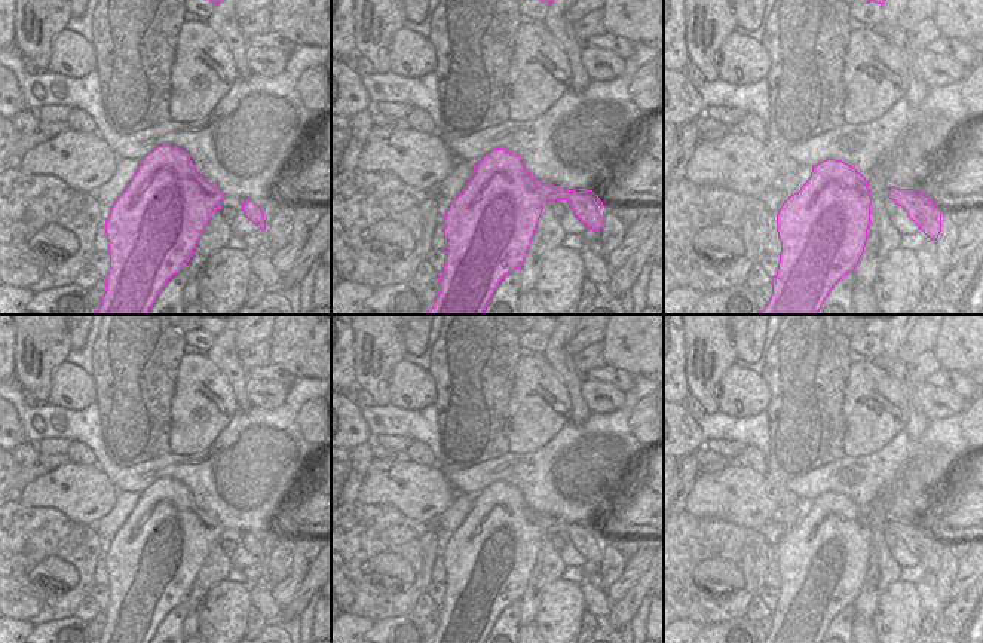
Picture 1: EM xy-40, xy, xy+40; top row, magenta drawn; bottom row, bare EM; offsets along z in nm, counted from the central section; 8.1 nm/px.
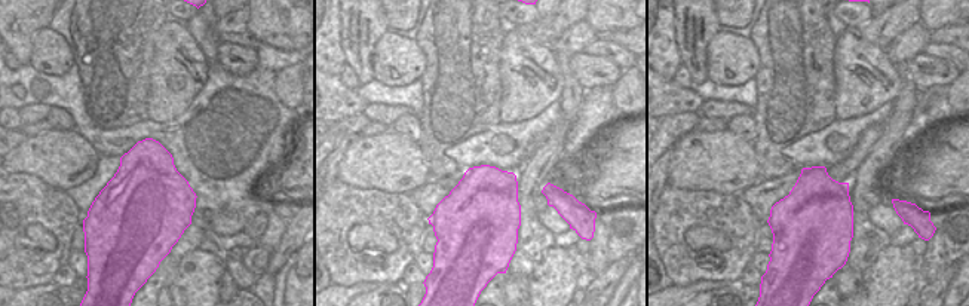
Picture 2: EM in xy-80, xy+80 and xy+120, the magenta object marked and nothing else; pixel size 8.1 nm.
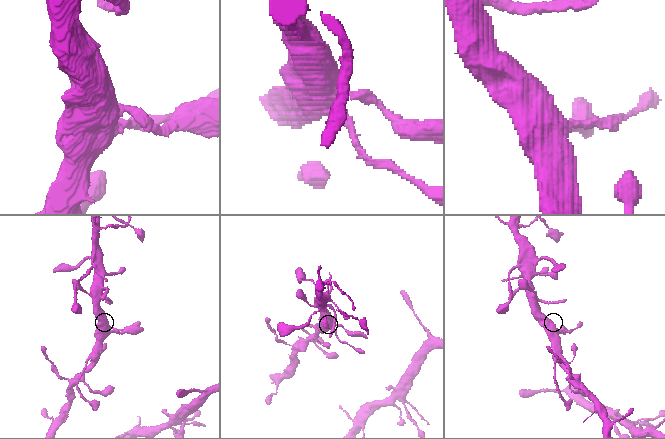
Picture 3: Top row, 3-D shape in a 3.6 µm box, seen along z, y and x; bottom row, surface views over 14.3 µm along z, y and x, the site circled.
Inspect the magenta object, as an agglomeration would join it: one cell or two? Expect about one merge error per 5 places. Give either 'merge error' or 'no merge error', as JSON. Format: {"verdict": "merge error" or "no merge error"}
{"verdict": "no merge error"}

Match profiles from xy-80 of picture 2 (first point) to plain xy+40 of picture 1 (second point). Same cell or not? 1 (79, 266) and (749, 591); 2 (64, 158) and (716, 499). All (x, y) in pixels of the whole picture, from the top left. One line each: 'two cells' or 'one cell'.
1: two cells
2: one cell

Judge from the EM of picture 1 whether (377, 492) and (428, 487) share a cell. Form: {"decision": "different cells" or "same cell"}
{"decision": "same cell"}

